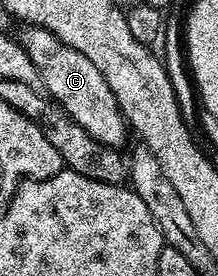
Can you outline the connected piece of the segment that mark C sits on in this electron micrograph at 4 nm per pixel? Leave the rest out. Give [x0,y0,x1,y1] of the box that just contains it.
[18,26,130,149]

